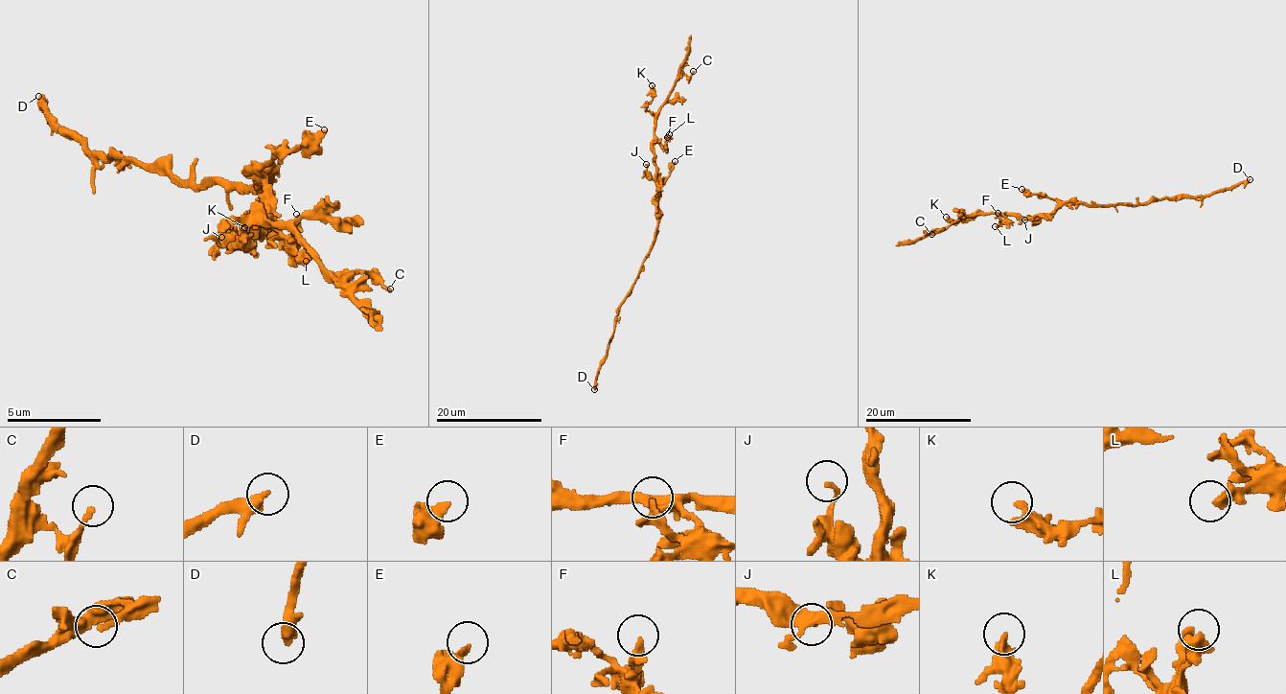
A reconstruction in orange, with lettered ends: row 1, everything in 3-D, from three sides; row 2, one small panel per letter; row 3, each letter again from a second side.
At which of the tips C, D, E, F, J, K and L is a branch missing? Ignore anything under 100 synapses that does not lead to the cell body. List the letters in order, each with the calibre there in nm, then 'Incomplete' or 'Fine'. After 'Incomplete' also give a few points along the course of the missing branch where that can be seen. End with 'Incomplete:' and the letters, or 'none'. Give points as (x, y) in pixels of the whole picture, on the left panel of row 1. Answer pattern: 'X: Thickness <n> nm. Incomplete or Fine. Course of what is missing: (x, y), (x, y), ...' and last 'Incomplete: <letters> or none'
C: Thickness 190 nm. Fine
D: Thickness 400 nm. Fine
E: Thickness 320 nm. Fine
F: Thickness 280 nm. Fine
J: Thickness 170 nm. Fine
K: Thickness 340 nm. Fine
L: Thickness 460 nm. Fine
Incomplete: none

